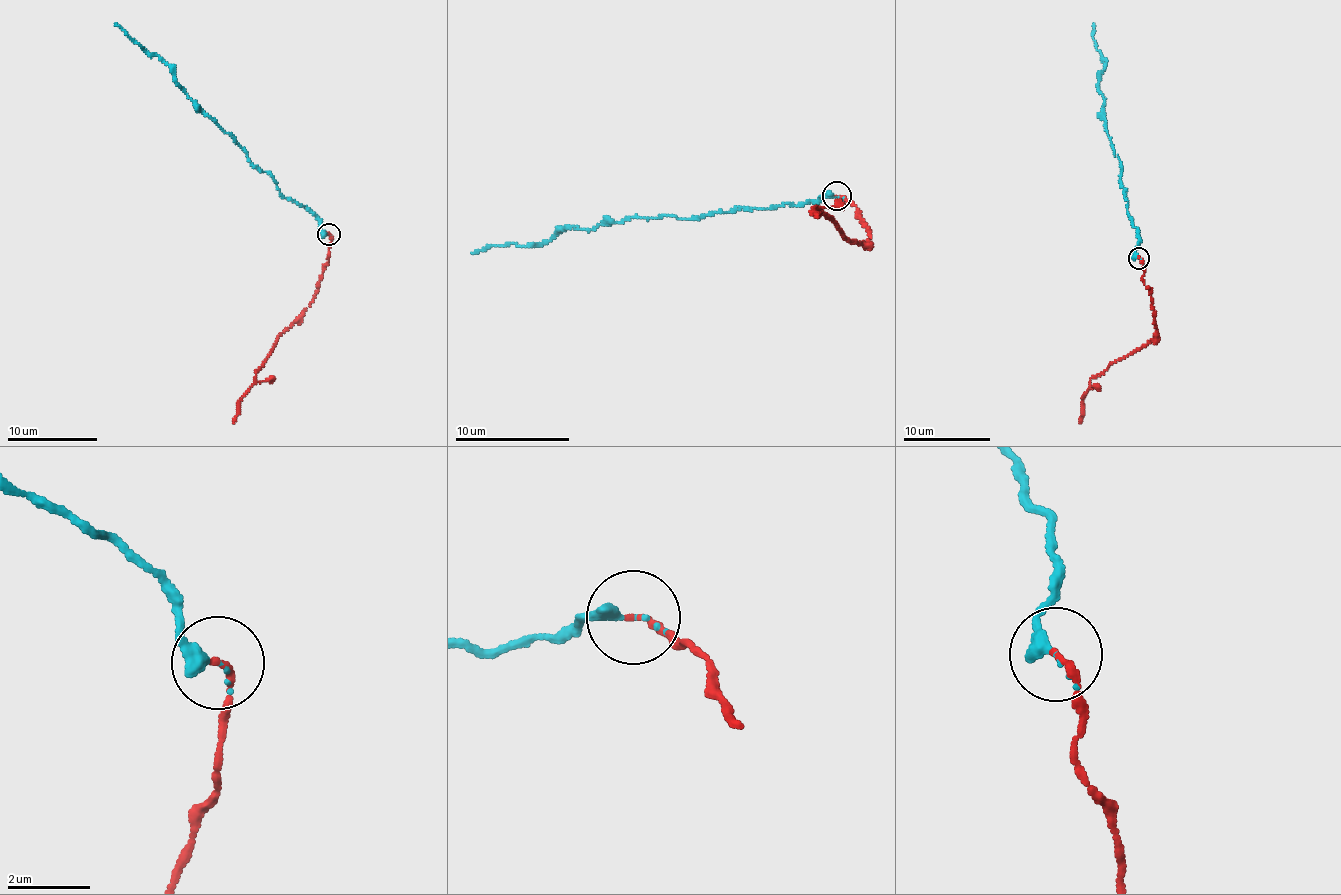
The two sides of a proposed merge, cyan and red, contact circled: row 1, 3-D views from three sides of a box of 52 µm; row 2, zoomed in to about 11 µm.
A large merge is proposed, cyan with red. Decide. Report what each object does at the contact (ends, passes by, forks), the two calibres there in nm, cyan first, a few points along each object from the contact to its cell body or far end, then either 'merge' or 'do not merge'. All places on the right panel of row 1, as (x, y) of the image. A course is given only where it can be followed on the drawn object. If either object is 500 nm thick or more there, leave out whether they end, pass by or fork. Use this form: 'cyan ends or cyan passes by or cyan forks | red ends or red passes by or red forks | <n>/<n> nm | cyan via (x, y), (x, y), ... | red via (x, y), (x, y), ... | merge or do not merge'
cyan passes by | red ends | 240/160 nm | cyan via (1139, 258), (1120, 180), (1120, 164), (1104, 125), (1099, 78), (1104, 60), (1100, 59), (1091, 33), (1093, 23) | red via (1139, 258), (1158, 329), (1143, 346), (1090, 380), (1083, 400), (1081, 423) | merge

